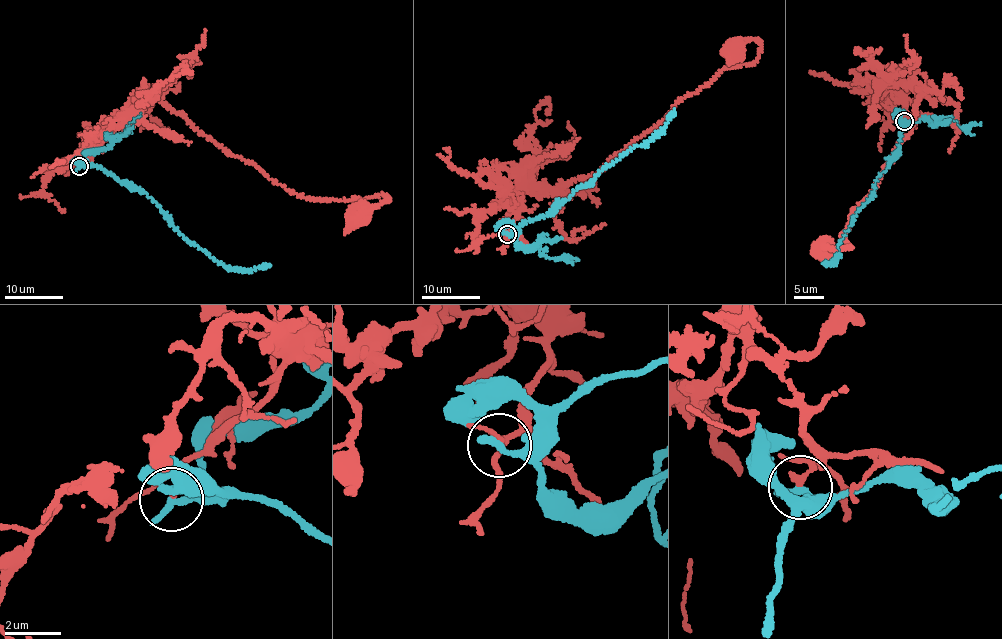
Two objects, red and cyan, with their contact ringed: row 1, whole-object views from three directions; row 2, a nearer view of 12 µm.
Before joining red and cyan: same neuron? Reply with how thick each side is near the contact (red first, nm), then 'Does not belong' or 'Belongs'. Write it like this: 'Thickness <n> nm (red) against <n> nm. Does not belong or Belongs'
Thickness 170 nm (red) against 220 nm. Does not belong

